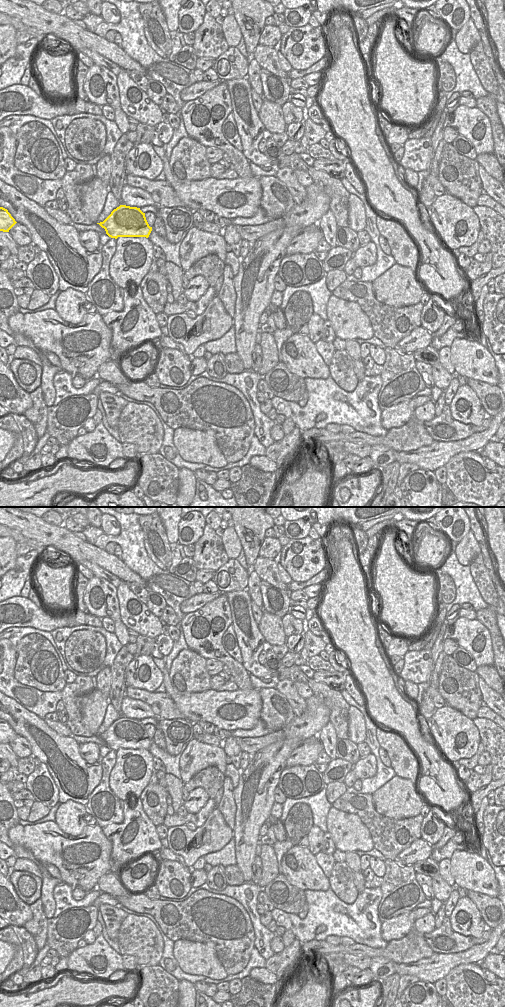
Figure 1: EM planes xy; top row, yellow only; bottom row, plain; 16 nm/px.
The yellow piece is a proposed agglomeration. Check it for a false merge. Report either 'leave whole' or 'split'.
split

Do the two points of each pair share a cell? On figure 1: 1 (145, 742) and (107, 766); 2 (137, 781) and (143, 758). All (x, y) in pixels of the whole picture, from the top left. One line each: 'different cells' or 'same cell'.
1: different cells
2: same cell

